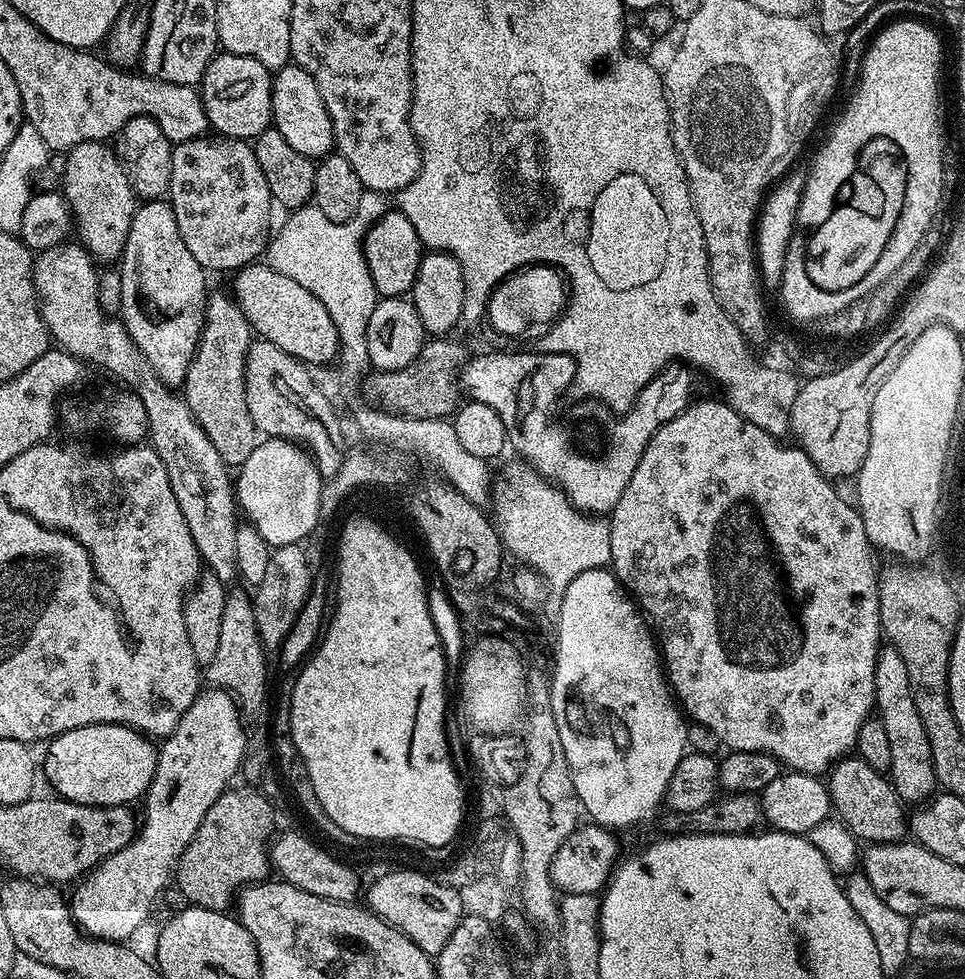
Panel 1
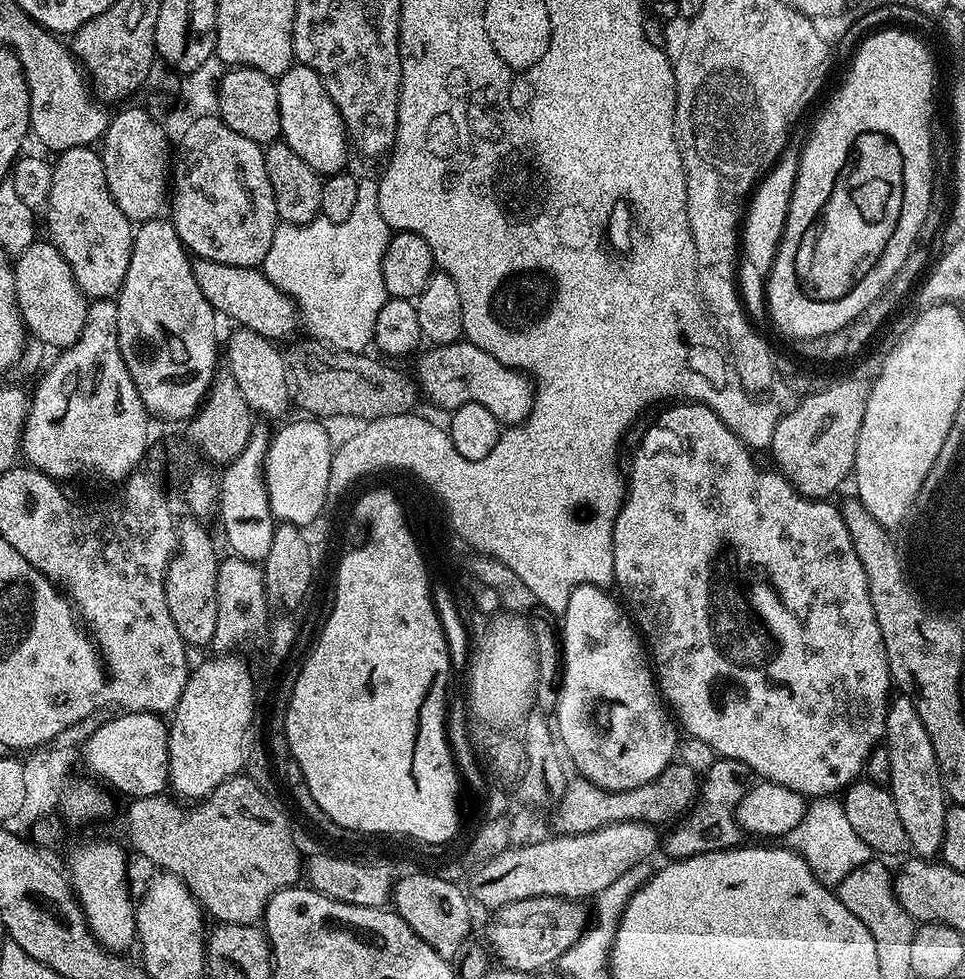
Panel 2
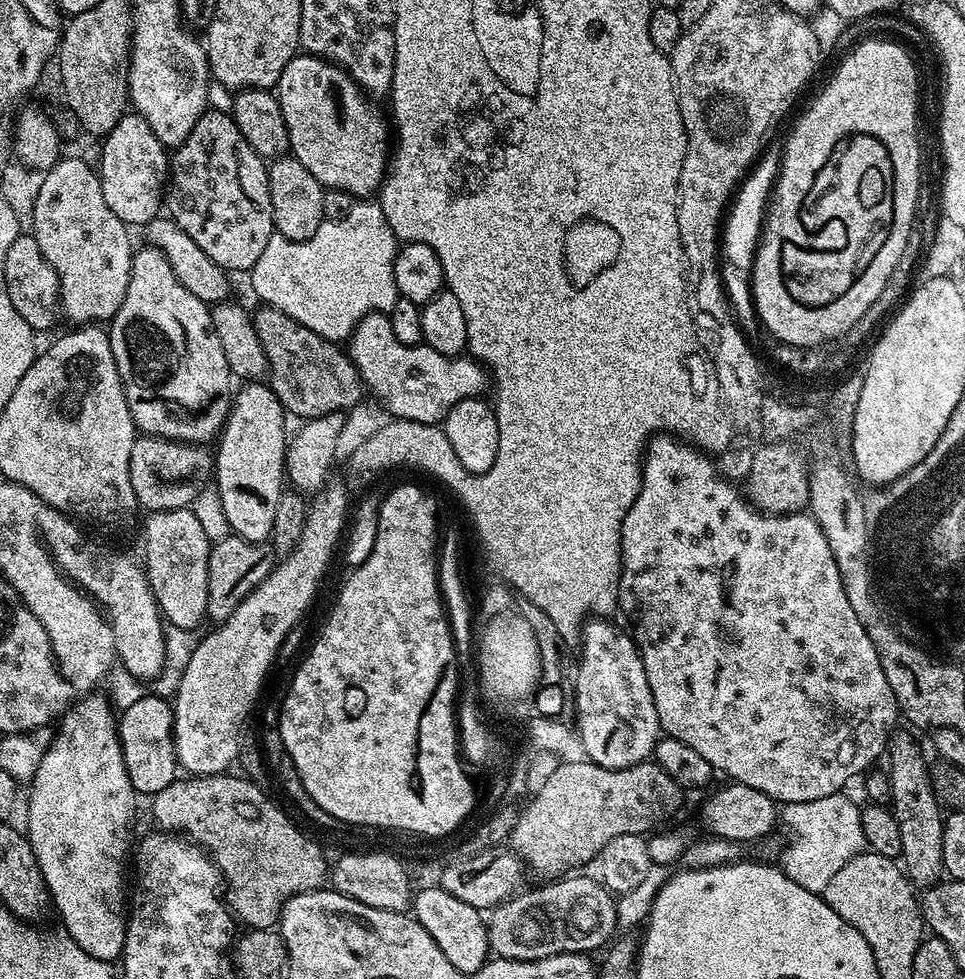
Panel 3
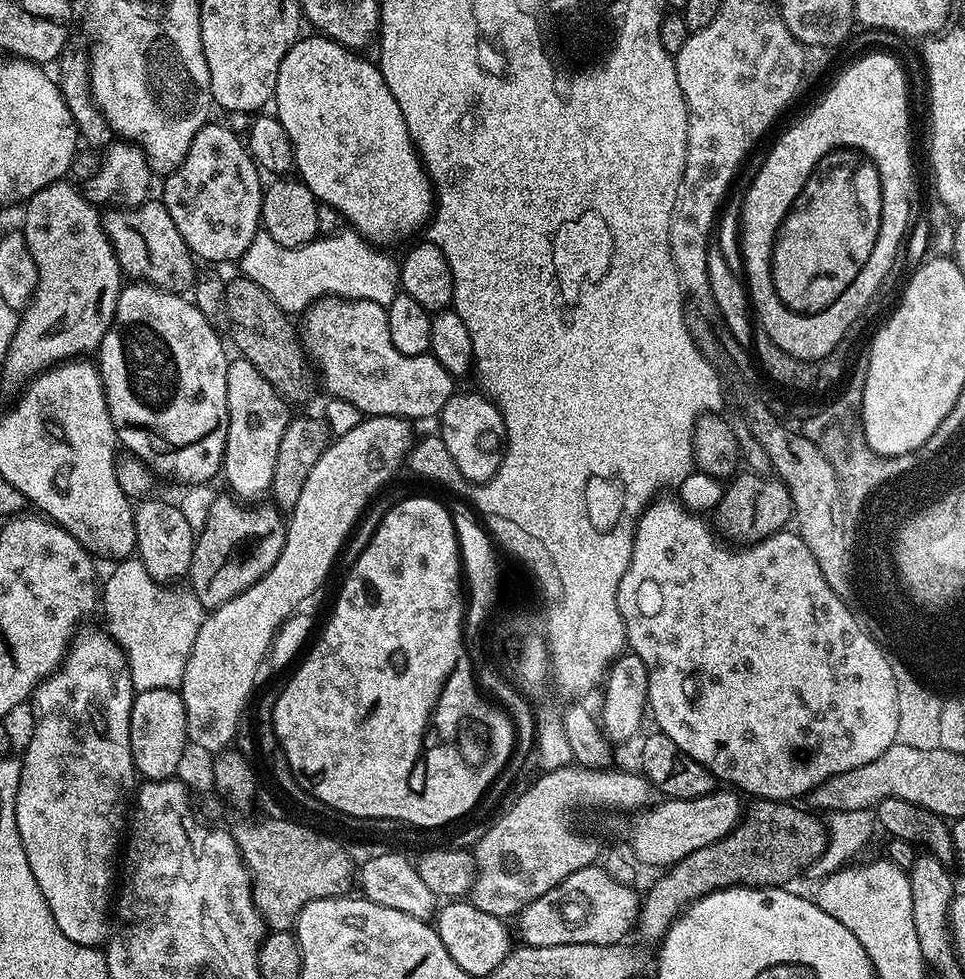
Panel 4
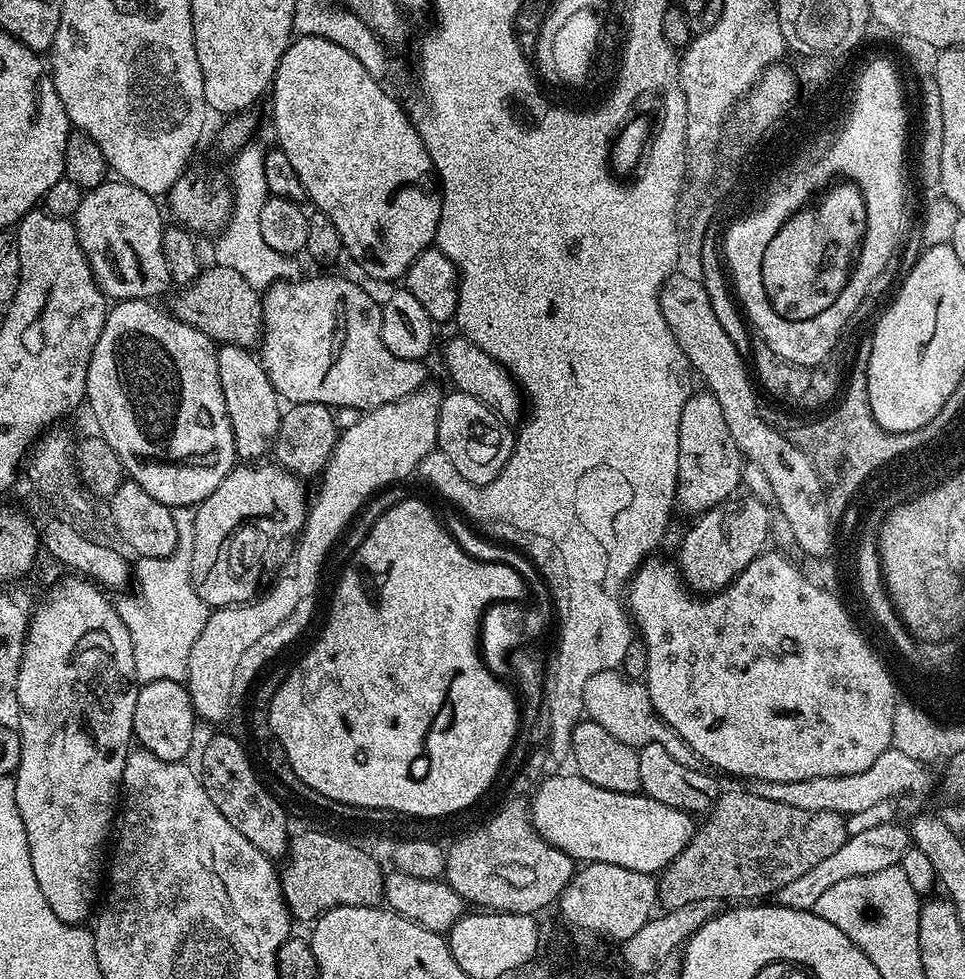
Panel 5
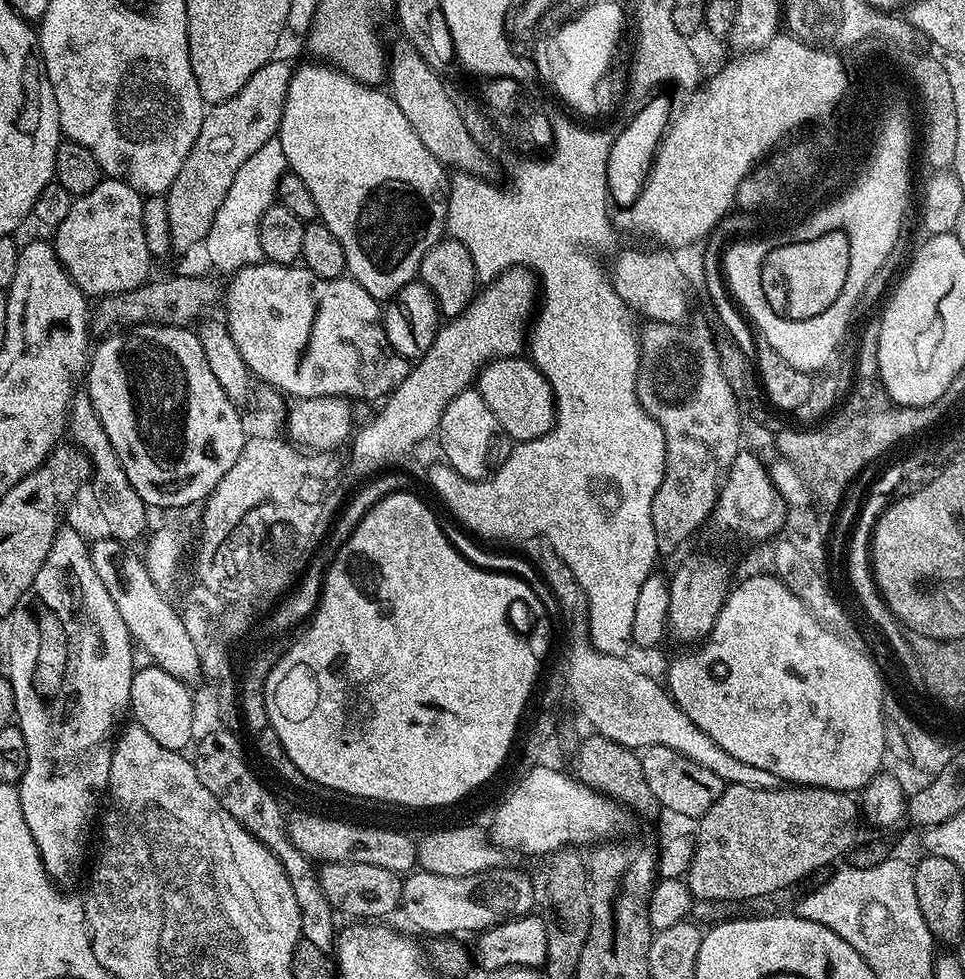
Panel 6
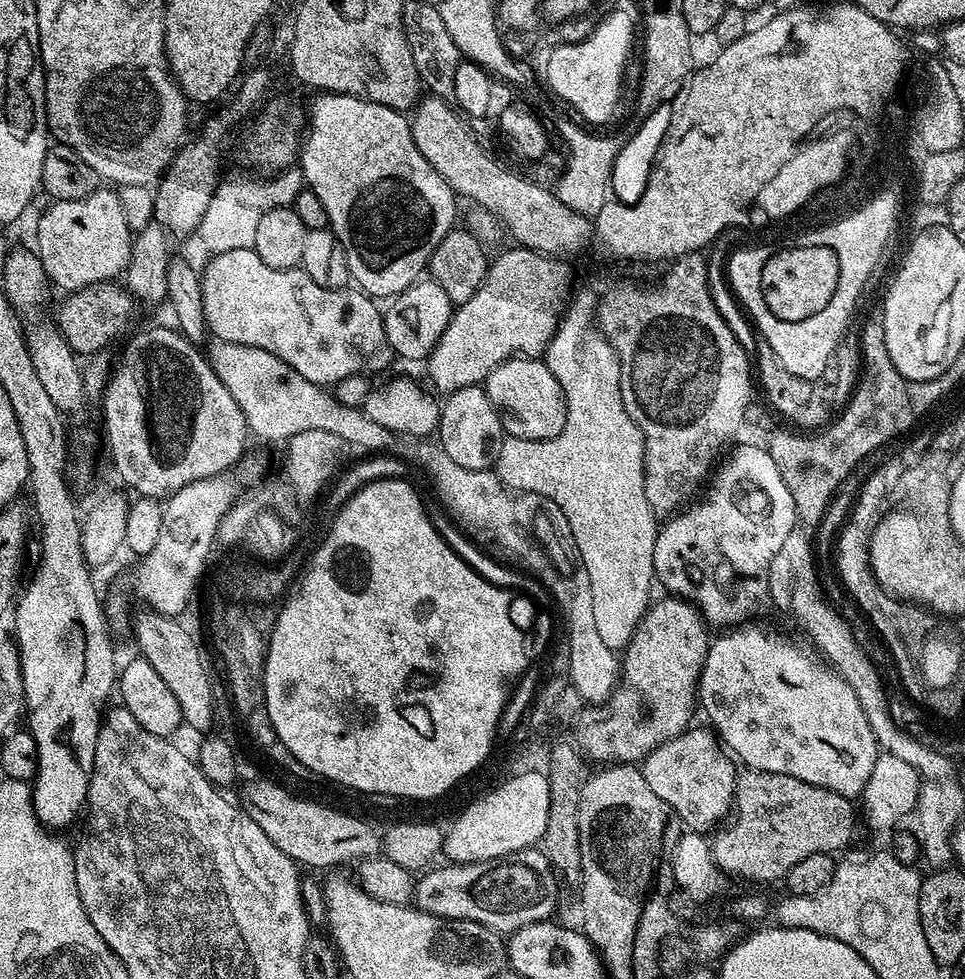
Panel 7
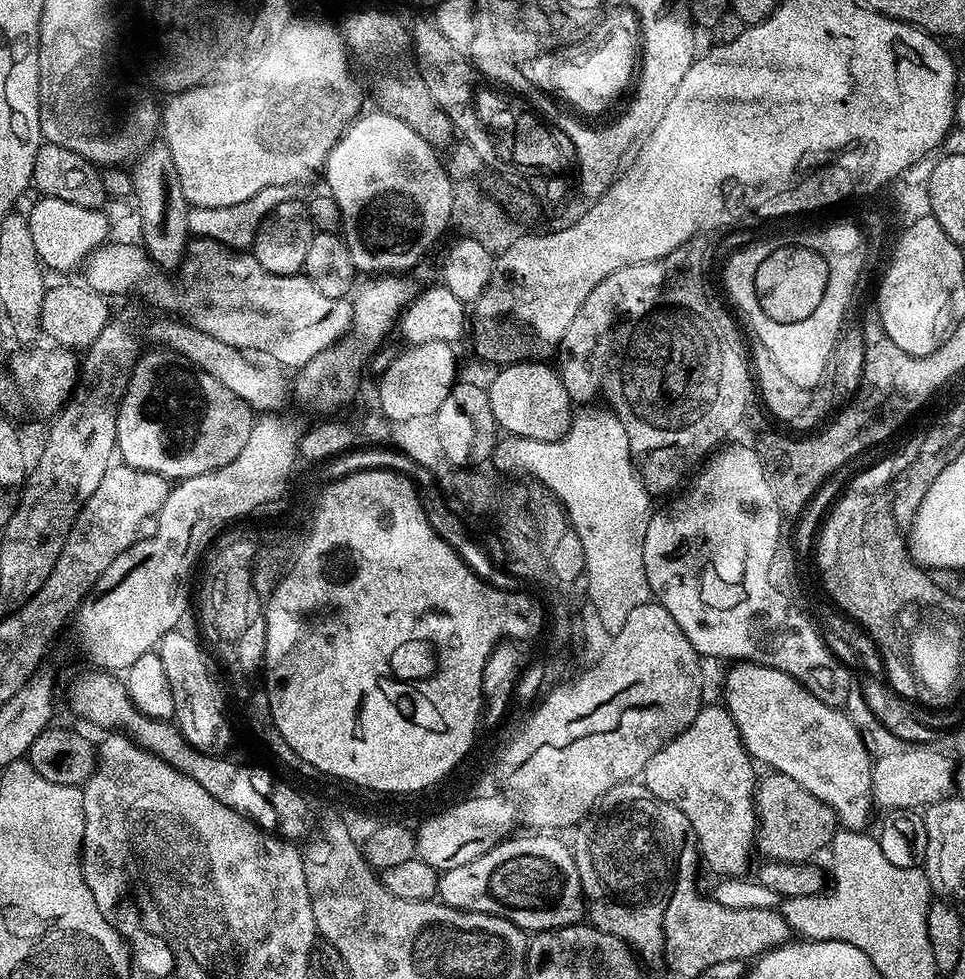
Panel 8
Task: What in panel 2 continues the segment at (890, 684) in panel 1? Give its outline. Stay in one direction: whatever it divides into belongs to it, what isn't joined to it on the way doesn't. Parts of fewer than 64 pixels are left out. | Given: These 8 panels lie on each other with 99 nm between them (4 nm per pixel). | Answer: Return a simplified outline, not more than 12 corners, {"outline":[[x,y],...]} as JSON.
{"outline":[[908,696],[891,697],[886,787],[907,847],[939,857],[949,805]]}

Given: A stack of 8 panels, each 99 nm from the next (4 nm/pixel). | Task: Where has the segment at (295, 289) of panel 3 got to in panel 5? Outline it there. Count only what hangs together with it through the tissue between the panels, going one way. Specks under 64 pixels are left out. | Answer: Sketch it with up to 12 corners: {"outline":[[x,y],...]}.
{"outline":[[265,145],[235,153],[232,217],[215,263],[266,290],[292,280],[296,260],[270,250],[260,215],[270,193]]}

